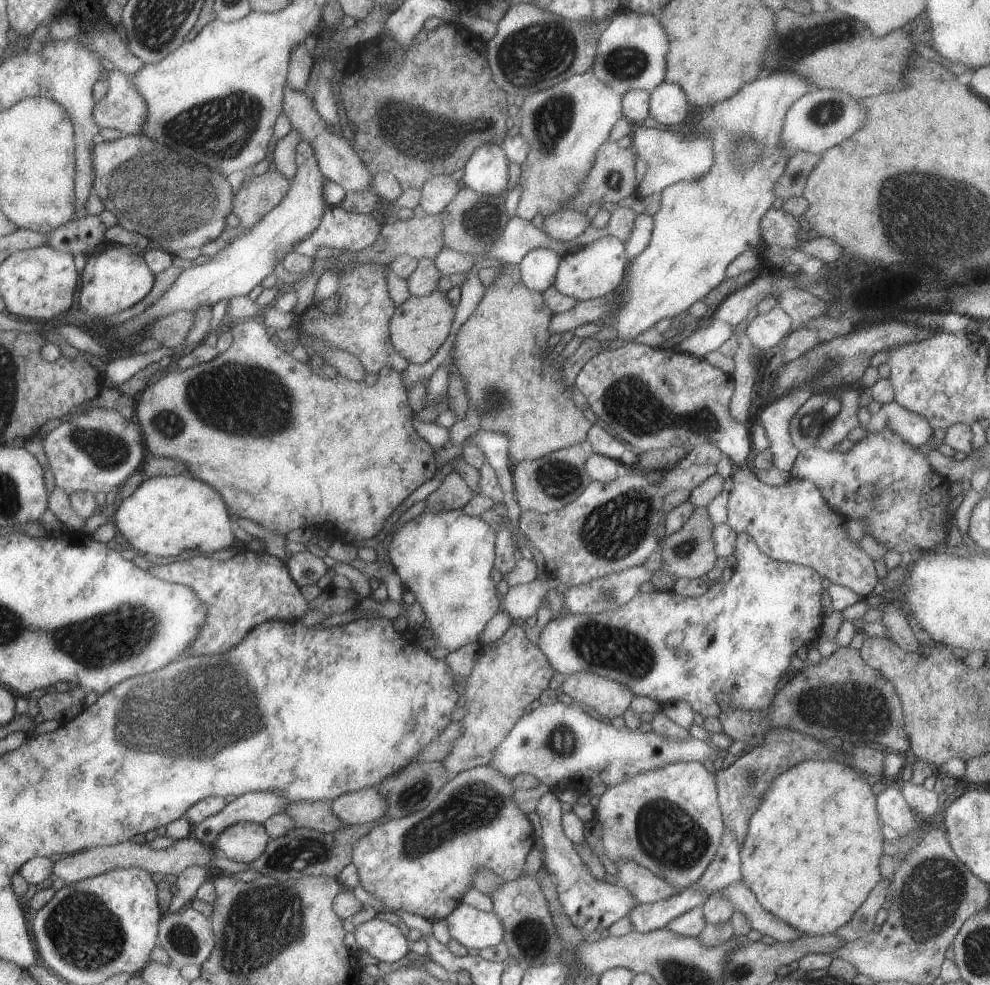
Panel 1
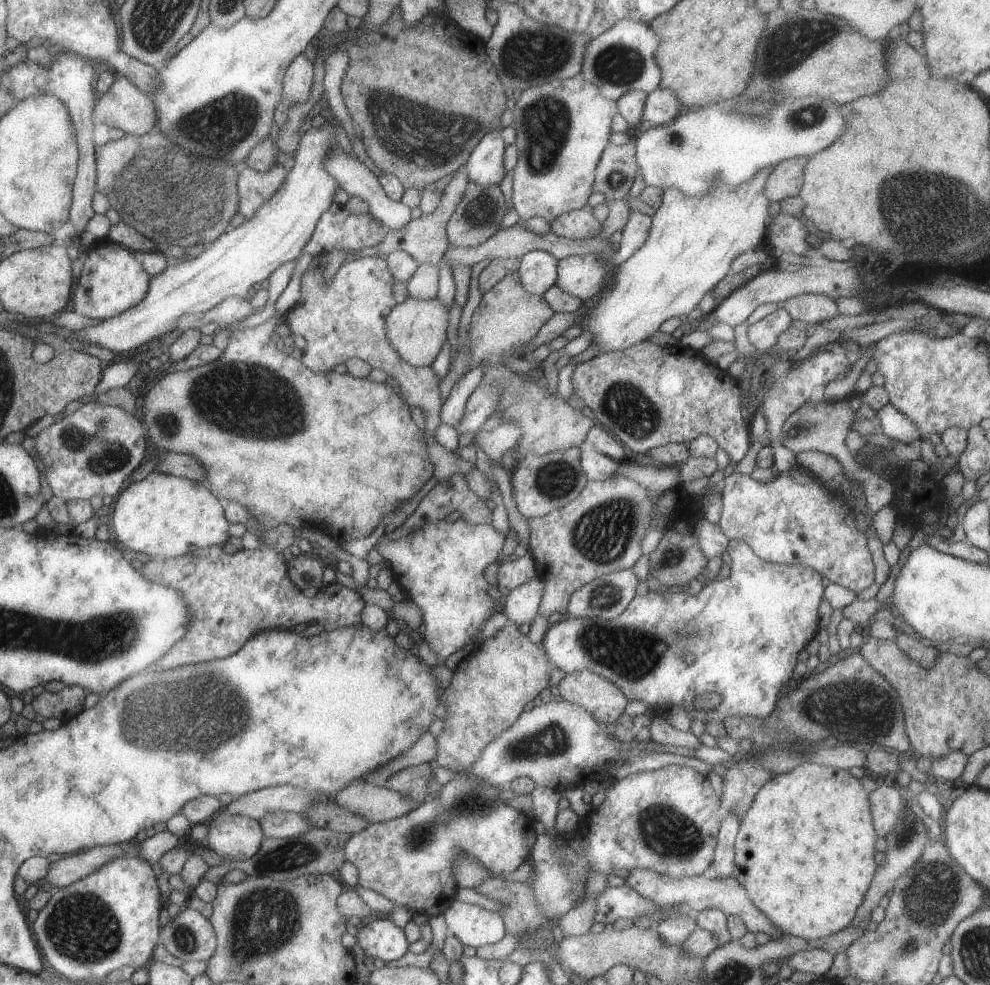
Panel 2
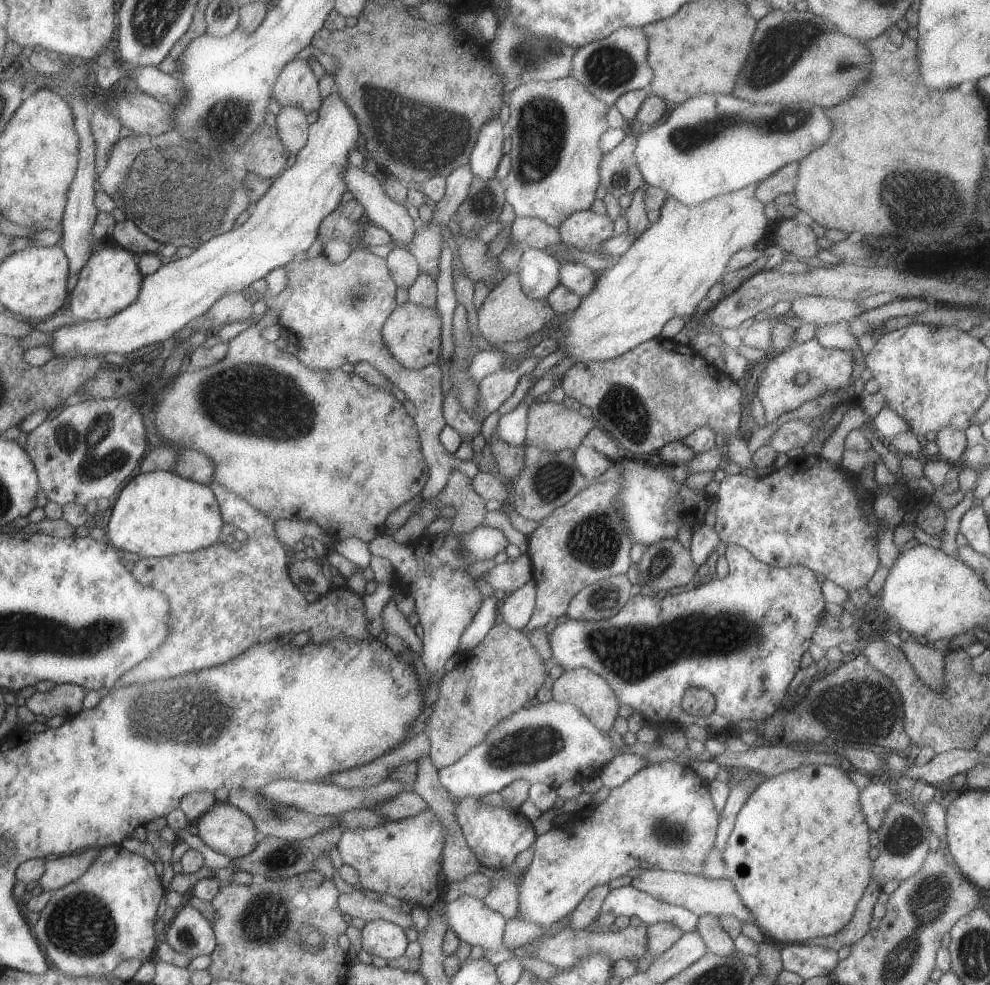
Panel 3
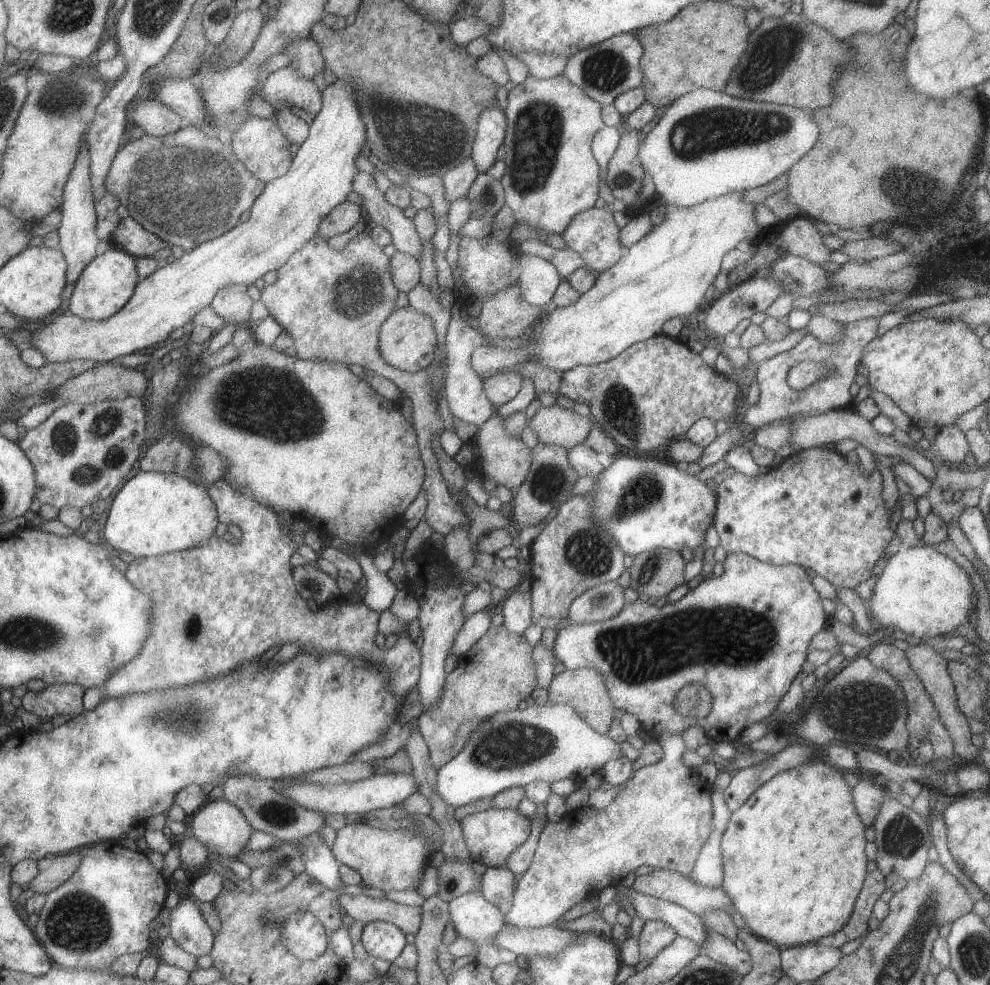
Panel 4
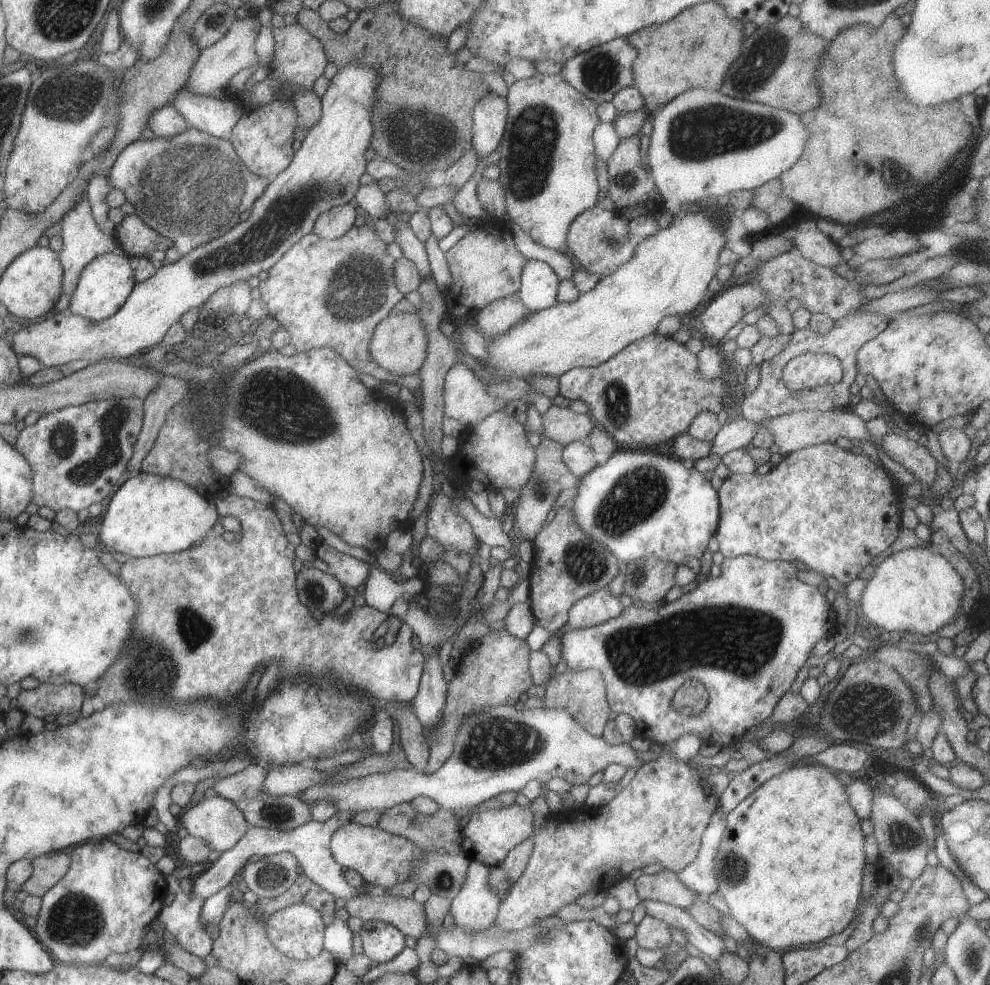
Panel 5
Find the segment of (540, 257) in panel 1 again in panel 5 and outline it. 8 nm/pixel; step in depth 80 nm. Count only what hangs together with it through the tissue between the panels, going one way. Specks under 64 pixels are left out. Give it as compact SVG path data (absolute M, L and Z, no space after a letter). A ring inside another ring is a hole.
M525 259L520 271L520 287L517 293L529 312L534 313L557 303L556 294L560 280L548 264Z

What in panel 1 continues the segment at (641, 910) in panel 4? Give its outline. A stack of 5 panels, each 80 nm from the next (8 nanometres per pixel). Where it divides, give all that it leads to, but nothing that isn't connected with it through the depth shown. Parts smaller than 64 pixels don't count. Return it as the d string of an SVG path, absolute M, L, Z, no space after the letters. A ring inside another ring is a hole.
M549 790L540 797L534 812L539 817L542 830L540 841L542 842L543 867L553 878L555 892L567 920L583 936L586 936L593 930L600 932L609 928L613 922L617 922L629 913L637 904L636 900L623 886L611 885L590 875L589 869L573 849L573 843L563 834L560 823L561 803L553 794L553 790Z

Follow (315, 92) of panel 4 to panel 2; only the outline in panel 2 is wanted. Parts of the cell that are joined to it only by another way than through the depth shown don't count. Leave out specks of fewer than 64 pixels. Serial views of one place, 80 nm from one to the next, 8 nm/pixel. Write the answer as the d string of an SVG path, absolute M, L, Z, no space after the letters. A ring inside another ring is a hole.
M302 53L287 66L281 80L281 98L288 106L307 100L312 85L313 66Z

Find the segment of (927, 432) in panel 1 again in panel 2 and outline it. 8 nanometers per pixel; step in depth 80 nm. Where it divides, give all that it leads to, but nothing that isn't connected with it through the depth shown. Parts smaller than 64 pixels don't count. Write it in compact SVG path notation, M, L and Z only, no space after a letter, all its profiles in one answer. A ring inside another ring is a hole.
M887 403L877 412L876 417L881 427L882 433L890 439L900 441L903 445L908 445L914 440L921 440L917 426L904 414L899 414L891 404Z

